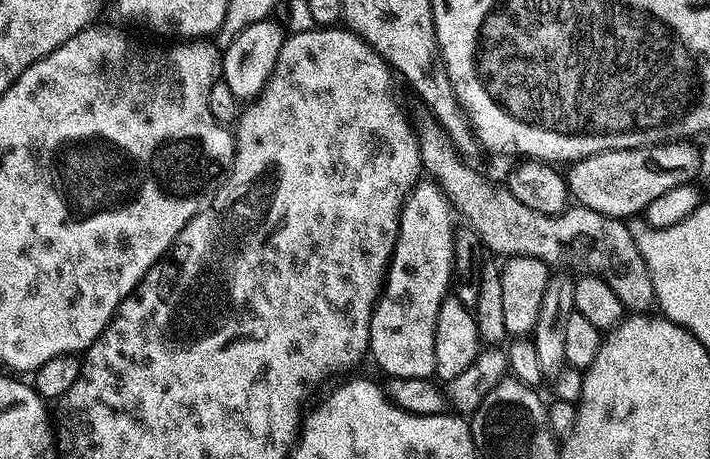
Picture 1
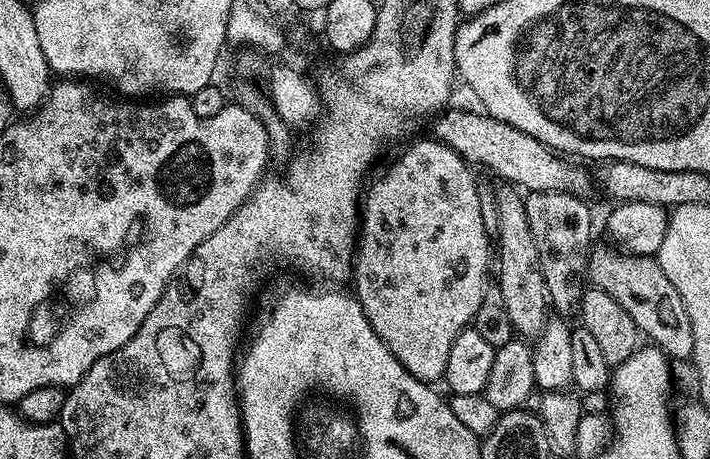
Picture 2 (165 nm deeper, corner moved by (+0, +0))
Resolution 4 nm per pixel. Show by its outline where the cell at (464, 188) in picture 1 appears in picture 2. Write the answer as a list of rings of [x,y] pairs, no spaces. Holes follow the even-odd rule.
[[[593,247],[587,253],[587,279],[595,287],[606,290],[610,298],[617,300],[622,310],[626,310],[626,314],[634,318],[636,328],[647,339],[649,337],[649,341],[669,359],[689,361],[693,352],[693,331],[690,330],[689,315],[682,306],[681,296],[661,270],[659,261],[655,257],[633,256],[609,247]]]

